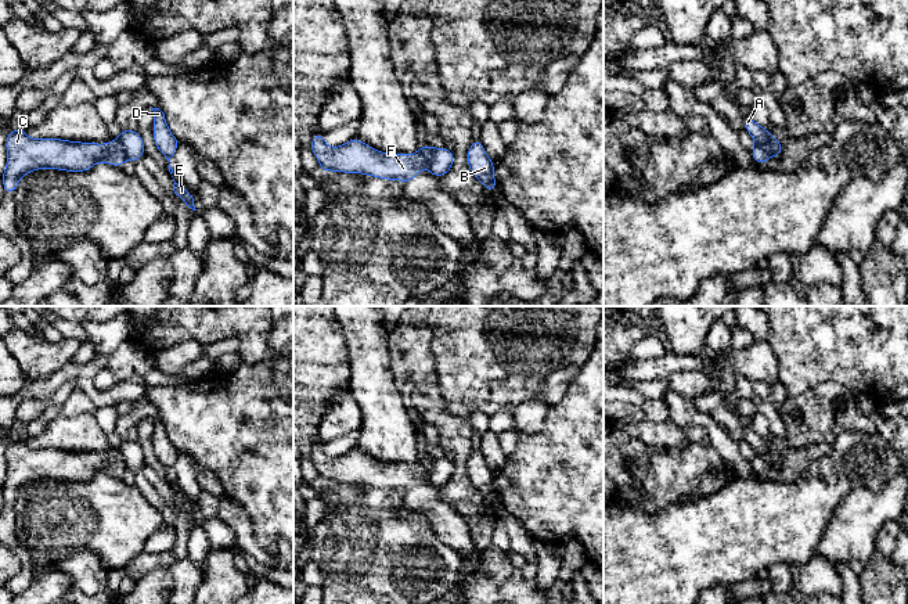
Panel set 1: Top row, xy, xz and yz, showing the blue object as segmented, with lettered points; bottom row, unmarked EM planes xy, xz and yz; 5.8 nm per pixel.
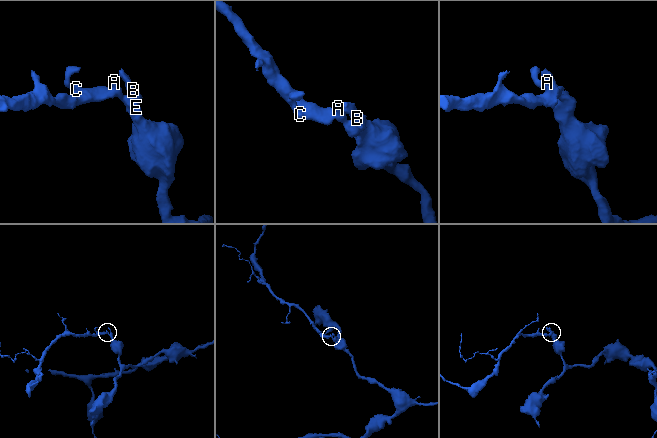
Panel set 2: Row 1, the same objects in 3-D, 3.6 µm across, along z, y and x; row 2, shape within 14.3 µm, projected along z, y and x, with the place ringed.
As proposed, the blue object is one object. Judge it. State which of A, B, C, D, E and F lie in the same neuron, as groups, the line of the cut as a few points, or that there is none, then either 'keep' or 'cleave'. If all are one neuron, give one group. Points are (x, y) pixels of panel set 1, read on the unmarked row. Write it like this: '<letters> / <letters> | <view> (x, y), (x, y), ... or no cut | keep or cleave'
A B D E / C F | xy (116, 450), (126, 467) | cleave

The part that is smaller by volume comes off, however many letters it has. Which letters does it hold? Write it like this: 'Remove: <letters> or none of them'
Remove: C, F

